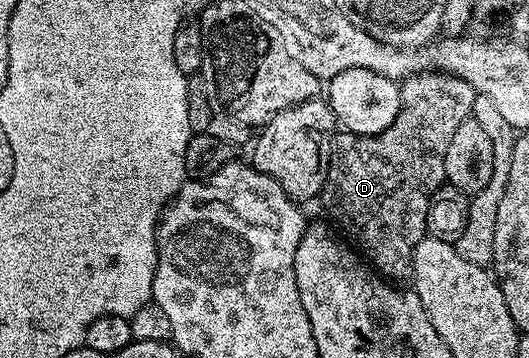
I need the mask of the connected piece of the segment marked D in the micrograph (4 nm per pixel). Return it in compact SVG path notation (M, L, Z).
M434 68L412 72L399 82L397 120L393 120L393 124L389 124L385 132L380 134L339 132L332 137L331 155L327 161L327 178L321 191L323 206L339 221L340 228L352 238L350 241L358 247L362 257L384 279L407 280L411 277L415 245L428 237L429 200L433 192L437 192L445 182L445 151L449 148L449 140L453 140L453 132L461 128L465 119L472 117L475 95L475 89L463 78L455 78Z

